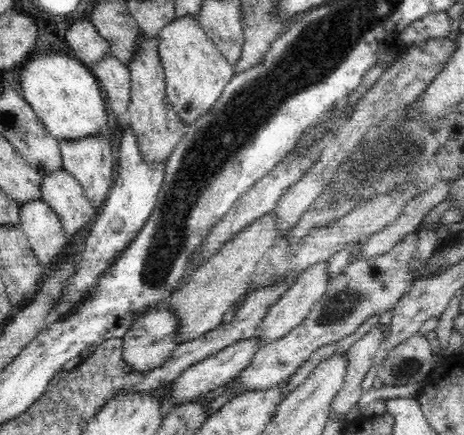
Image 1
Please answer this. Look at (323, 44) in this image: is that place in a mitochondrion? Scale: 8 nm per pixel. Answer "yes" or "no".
yes

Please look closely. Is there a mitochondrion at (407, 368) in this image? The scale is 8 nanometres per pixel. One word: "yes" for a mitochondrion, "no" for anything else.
yes

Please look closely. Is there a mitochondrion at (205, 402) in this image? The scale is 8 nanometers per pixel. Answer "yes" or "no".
no

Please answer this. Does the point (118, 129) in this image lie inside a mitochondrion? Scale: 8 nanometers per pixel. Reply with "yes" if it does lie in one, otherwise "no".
no

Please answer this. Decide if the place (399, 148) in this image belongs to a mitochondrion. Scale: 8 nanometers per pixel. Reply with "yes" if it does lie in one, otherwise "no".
yes

